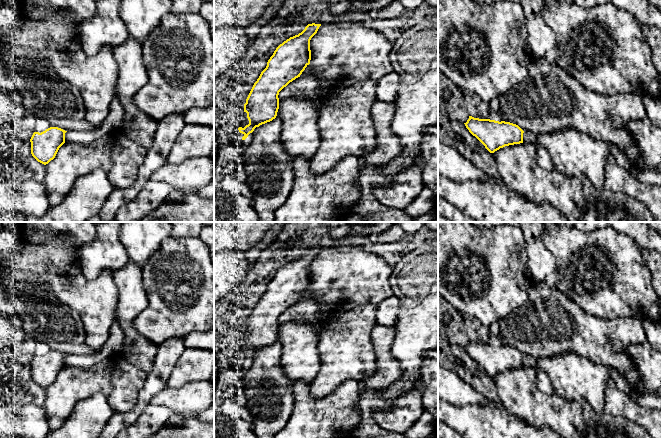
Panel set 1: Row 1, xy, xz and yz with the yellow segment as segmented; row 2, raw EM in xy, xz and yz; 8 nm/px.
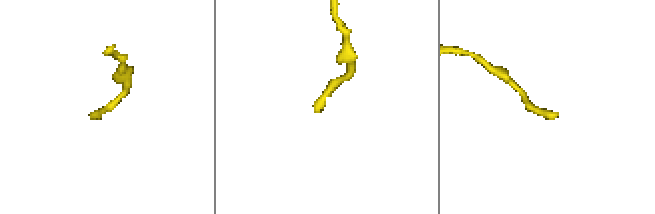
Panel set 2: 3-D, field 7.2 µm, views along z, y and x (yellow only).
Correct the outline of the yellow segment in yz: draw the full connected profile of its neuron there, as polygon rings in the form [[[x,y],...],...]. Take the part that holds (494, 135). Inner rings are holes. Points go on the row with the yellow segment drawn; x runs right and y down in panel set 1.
[[[469,116],[469,119],[464,124],[469,132],[475,136],[490,153],[494,153],[505,146],[523,143],[524,131],[518,125],[510,122],[499,122]]]

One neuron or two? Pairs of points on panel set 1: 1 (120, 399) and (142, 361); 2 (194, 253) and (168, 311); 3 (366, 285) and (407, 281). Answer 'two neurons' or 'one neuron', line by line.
1: two neurons
2: one neuron
3: two neurons

